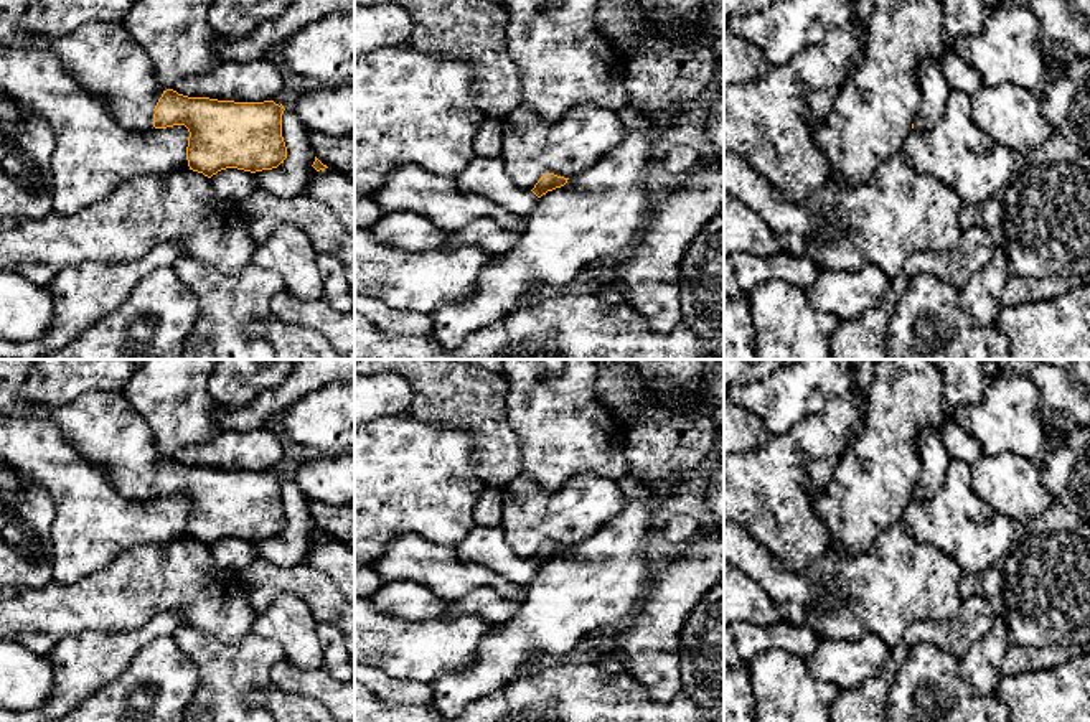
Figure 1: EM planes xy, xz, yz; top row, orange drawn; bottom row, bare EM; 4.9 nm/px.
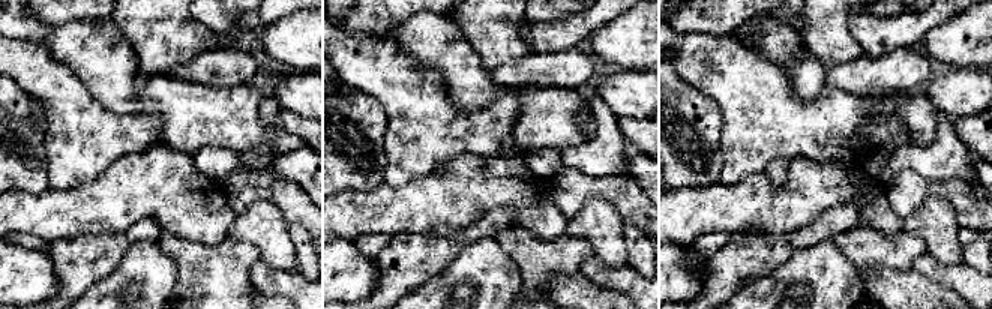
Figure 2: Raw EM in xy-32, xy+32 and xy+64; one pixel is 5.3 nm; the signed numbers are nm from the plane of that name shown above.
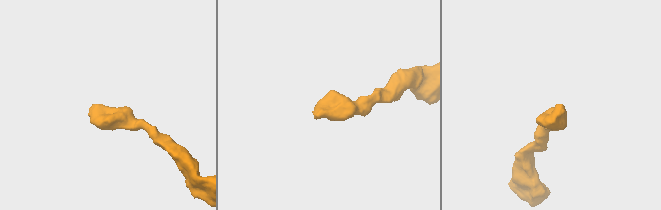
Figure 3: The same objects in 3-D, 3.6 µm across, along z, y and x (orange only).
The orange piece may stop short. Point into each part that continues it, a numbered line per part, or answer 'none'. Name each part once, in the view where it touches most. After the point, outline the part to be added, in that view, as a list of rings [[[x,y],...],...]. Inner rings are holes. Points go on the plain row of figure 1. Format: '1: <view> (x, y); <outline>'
1: xy (106, 429); [[[0,359],[0,410],[13,417],[36,415],[54,420],[64,437],[92,463],[99,463],[112,485],[129,499],[153,498],[153,483],[163,458],[157,452],[155,438],[143,419],[135,412],[122,392],[92,391],[69,404],[46,407],[20,399],[20,389],[36,359]]]

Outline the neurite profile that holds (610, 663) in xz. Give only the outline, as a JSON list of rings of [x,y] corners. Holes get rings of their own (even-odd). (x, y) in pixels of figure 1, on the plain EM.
[[[618,654],[597,656],[592,663],[607,674],[625,673],[623,659]]]

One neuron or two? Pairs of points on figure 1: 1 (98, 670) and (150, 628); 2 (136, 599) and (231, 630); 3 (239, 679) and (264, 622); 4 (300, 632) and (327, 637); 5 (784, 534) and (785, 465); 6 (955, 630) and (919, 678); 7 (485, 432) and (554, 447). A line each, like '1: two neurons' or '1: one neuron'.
1: one neuron
2: one neuron
3: two neurons
4: two neurons
5: one neuron
6: two neurons
7: two neurons

